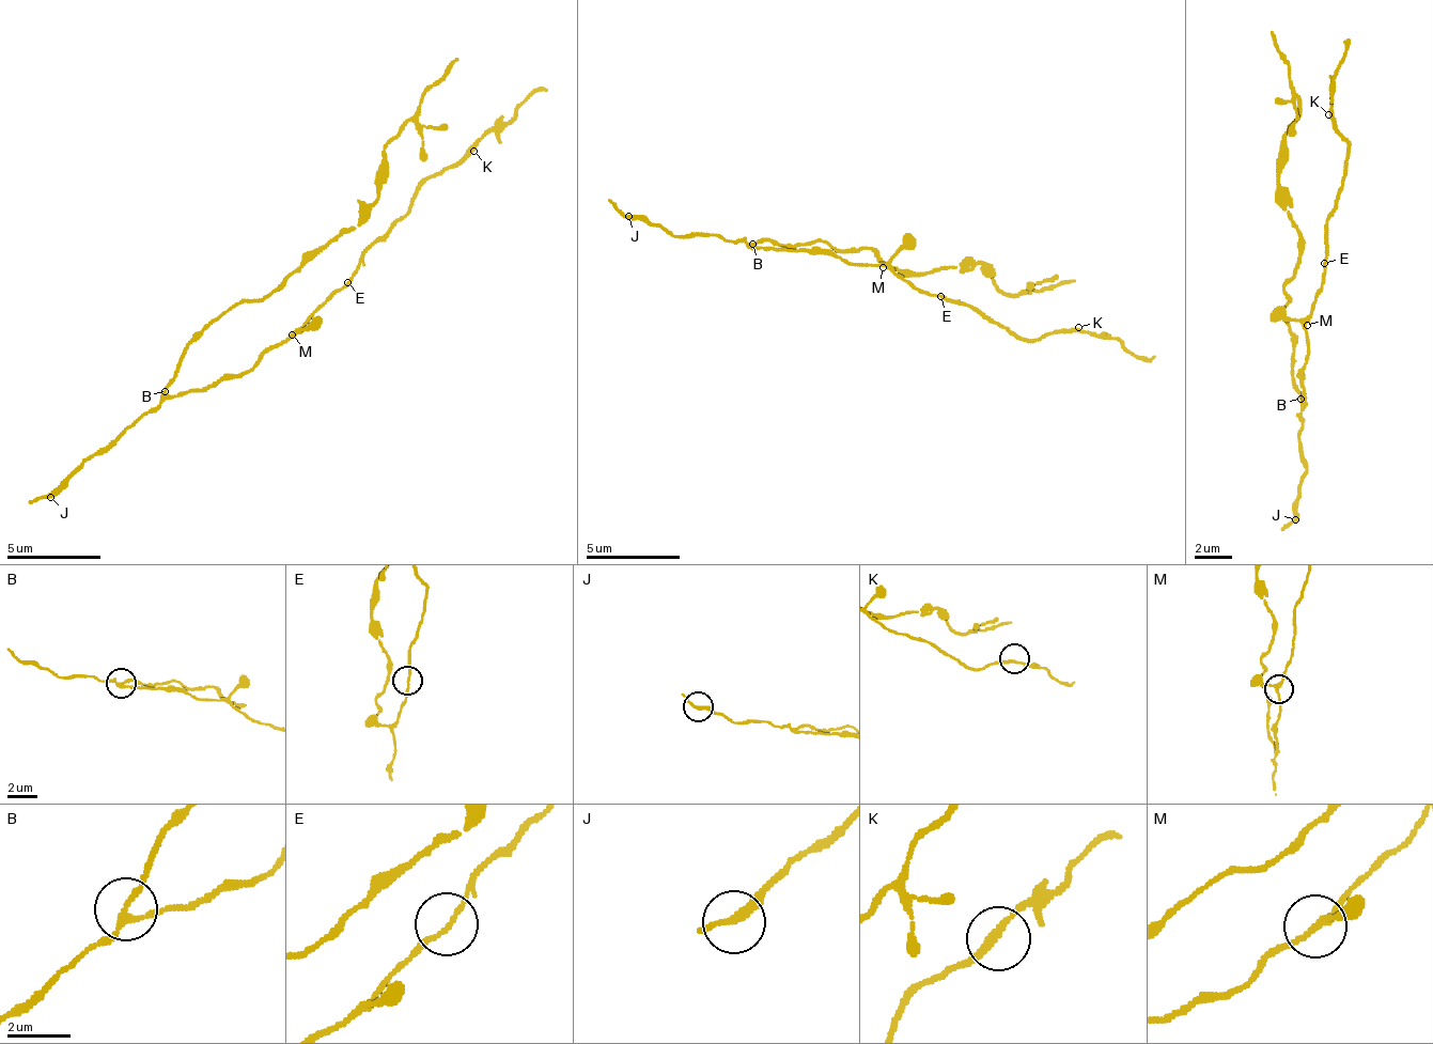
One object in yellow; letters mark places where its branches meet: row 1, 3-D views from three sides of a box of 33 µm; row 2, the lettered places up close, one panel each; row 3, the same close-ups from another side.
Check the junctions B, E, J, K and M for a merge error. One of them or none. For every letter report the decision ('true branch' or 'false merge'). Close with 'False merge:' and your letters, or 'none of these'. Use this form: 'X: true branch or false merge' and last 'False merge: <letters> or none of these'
B: false merge
E: true branch
J: true branch
K: true branch
M: true branch
False merge: B

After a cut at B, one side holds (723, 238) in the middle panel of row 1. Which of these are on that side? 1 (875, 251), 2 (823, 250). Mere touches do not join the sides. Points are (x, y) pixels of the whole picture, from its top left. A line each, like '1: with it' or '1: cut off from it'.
1: cut off from it
2: with it

